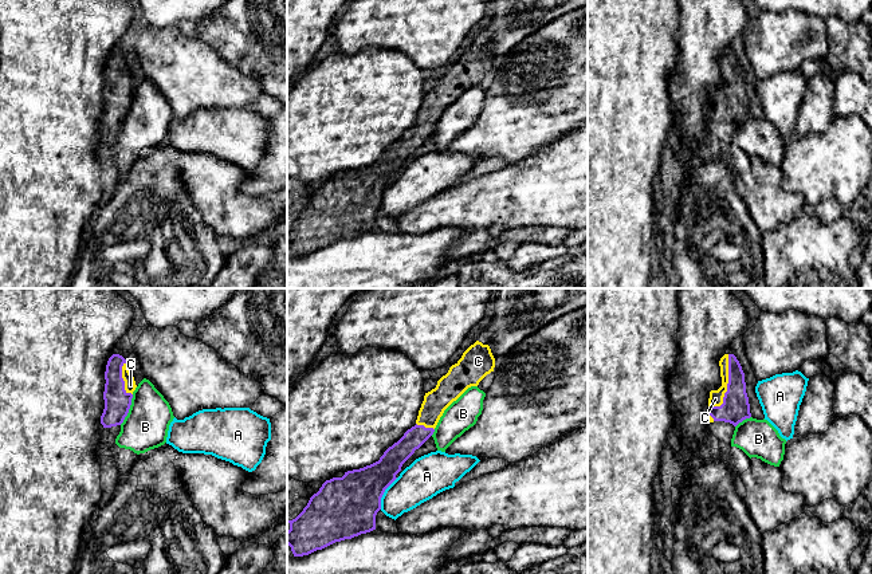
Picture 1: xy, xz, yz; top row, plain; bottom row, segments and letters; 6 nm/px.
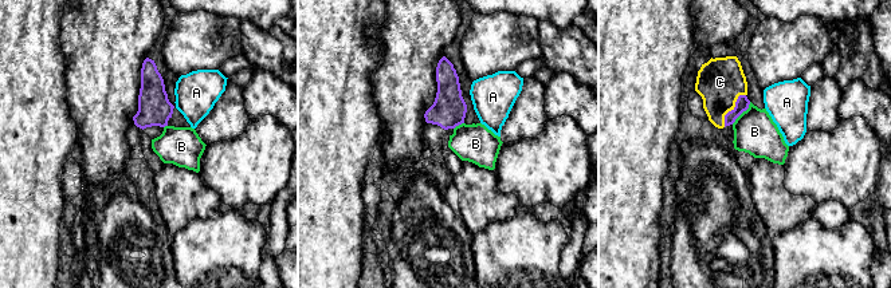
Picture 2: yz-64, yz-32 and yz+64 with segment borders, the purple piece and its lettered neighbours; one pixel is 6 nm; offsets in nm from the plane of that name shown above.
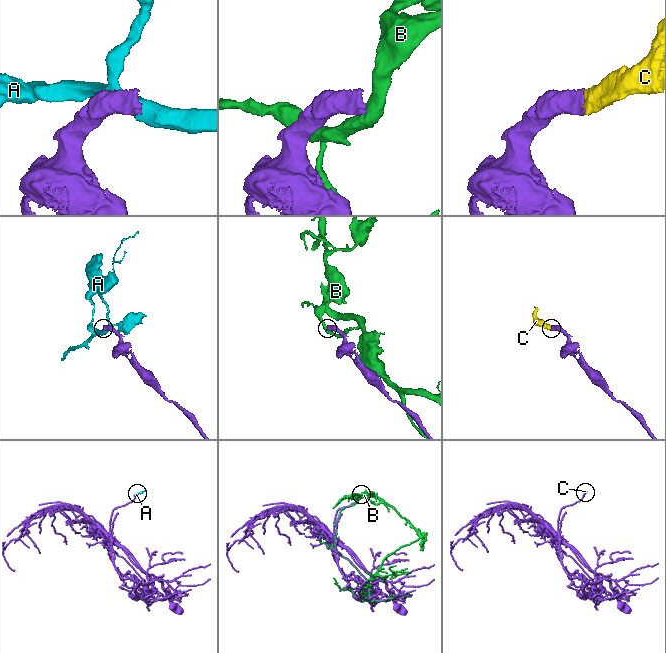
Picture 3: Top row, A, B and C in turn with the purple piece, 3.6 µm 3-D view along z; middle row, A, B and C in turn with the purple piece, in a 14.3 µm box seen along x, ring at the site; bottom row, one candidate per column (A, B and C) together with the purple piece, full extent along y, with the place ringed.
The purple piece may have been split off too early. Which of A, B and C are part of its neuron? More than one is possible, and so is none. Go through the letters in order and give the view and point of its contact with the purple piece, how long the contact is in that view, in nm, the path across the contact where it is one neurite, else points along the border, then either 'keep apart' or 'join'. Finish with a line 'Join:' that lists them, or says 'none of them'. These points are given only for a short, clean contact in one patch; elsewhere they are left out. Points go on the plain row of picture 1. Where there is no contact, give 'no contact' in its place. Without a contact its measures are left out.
A: meets purple in xz at (383, 193); contact 220 nm long; keep apart
B: meets purple in xy at (129, 107); contact 200 nm long; keep apart
C: meets purple in yz at (727, 85); contact 360 nm long; runs through yz (735, 107), (727, 85), (715, 98); join
Join: C

